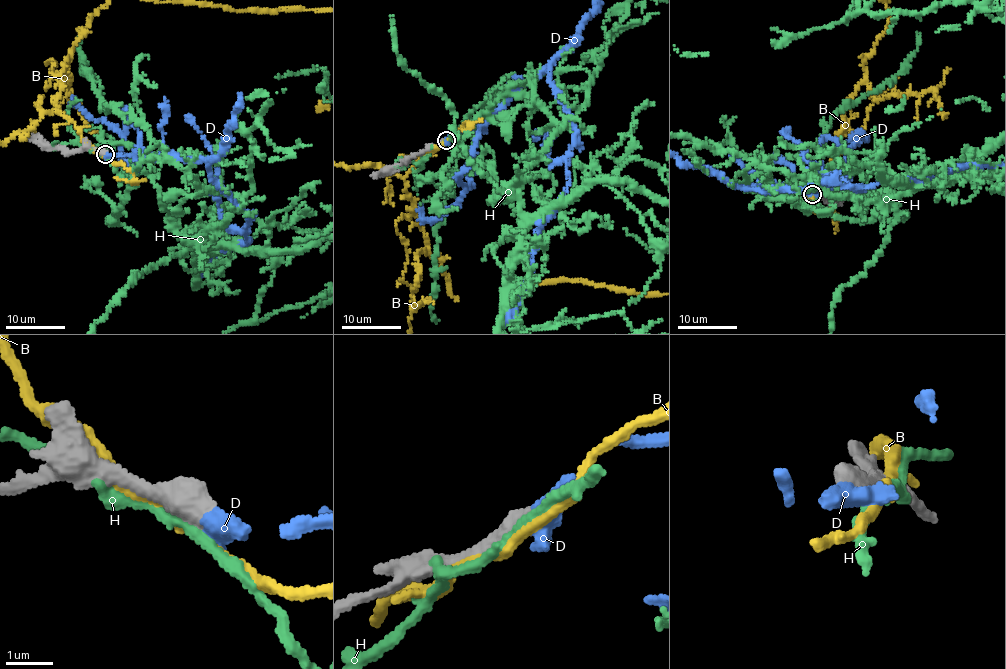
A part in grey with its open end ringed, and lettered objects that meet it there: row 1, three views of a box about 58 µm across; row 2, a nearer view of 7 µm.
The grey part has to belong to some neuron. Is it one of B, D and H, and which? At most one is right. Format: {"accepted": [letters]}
{"accepted": ["D"]}

